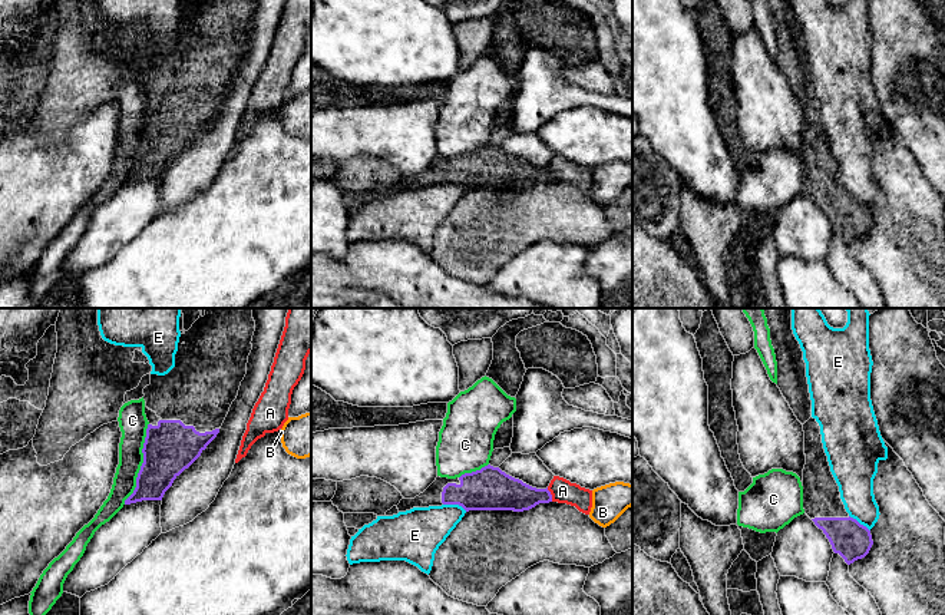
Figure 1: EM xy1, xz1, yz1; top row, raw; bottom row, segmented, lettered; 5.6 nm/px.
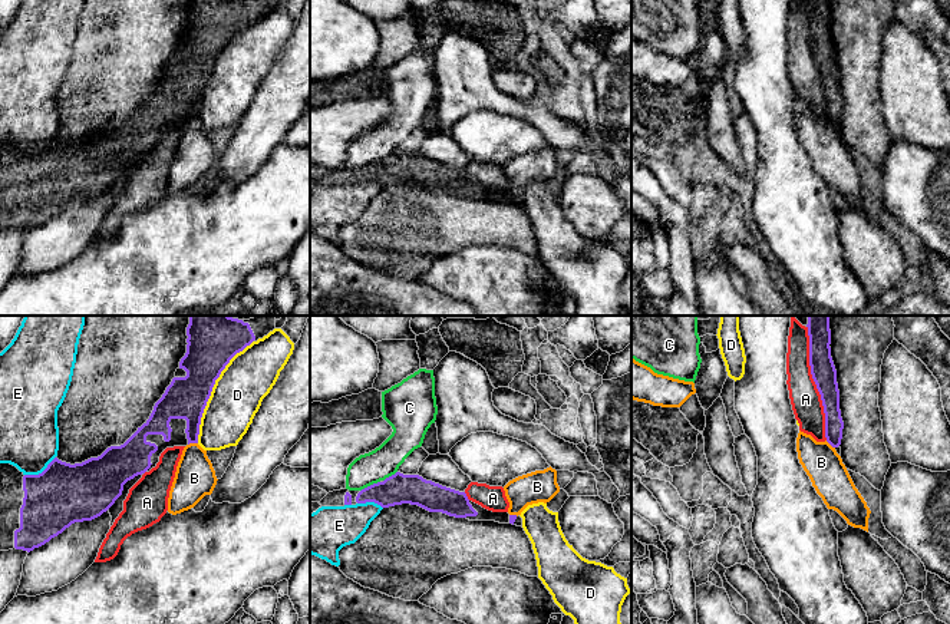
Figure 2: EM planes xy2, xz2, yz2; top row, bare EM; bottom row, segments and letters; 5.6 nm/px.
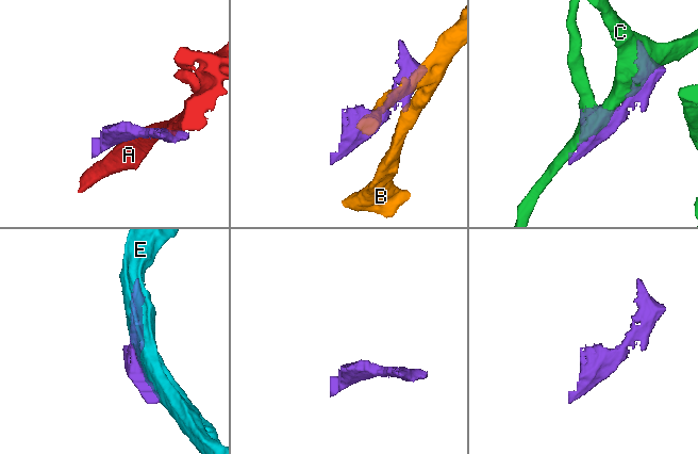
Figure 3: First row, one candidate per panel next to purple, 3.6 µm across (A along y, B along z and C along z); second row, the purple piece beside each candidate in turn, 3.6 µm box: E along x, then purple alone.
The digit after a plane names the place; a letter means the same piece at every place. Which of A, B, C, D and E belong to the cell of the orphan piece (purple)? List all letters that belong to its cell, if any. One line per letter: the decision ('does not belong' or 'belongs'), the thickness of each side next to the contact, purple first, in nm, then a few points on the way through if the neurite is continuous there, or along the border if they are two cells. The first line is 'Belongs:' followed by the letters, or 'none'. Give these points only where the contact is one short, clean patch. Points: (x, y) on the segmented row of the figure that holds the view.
Belongs: none
A: does not belong; 140 nm thick on the purple side, 170 nm on the other
B: does not belong; 220 nm thick on the purple side, 220 nm on the other; border along xy2 (197, 442), (188, 445)
C: does not belong; 300 nm thick on the purple side, 160 nm on the other
D: does not belong; 260 nm thick on the purple side, 280 nm on the other
E: does not belong; 340 nm thick on the purple side, 340 nm on the other

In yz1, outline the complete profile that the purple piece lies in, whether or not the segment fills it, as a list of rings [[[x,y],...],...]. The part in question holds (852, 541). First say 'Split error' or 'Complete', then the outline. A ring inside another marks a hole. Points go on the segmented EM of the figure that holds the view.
Split error. [[[810,417],[803,424],[806,464],[803,469],[803,509],[823,530],[835,553],[847,565],[865,558],[872,545],[870,530],[850,518],[840,499],[823,449],[820,426]]]

